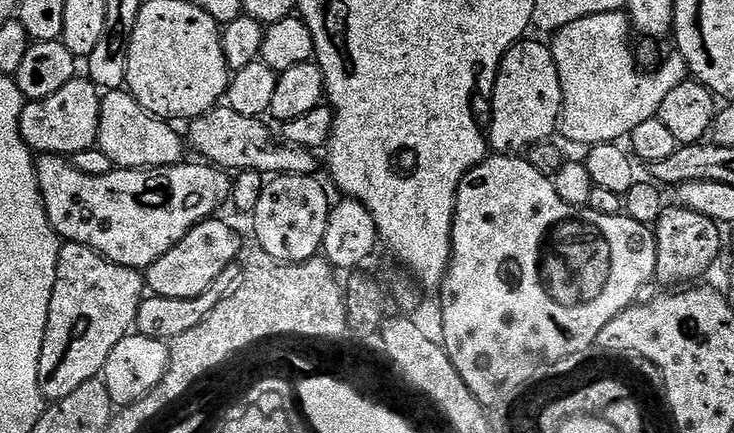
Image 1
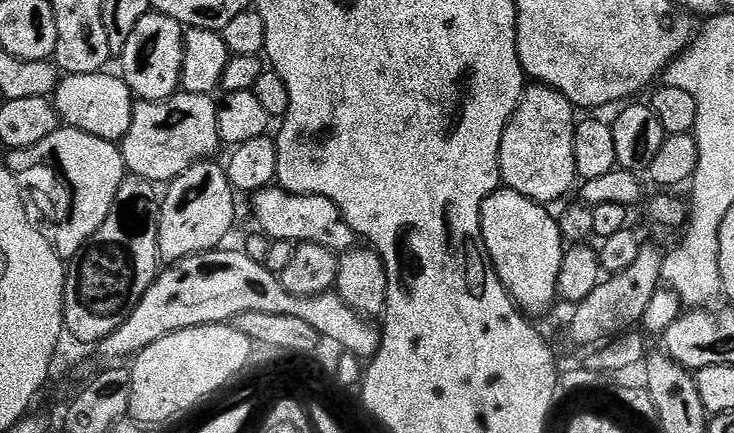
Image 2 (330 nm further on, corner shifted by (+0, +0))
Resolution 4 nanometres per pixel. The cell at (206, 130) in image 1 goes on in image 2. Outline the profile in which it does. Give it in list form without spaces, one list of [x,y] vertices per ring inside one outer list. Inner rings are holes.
[[[183,90],[177,91],[176,95],[171,96],[168,100],[140,100],[139,103],[133,107],[132,110],[132,125],[130,126],[128,133],[122,141],[122,151],[124,154],[124,167],[133,177],[141,180],[149,180],[154,186],[164,186],[169,182],[181,176],[190,166],[199,164],[201,160],[205,158],[215,157],[215,152],[222,148],[222,141],[218,134],[218,114],[216,113],[218,104],[212,96],[203,96],[202,94],[190,94]]]

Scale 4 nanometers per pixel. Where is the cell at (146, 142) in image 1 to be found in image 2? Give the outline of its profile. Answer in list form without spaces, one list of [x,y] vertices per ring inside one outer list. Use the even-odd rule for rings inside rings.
[[[105,70],[90,74],[65,75],[56,85],[54,103],[56,113],[67,127],[94,134],[94,138],[120,142],[132,125],[134,97],[123,75],[111,76],[110,73],[111,71]]]

